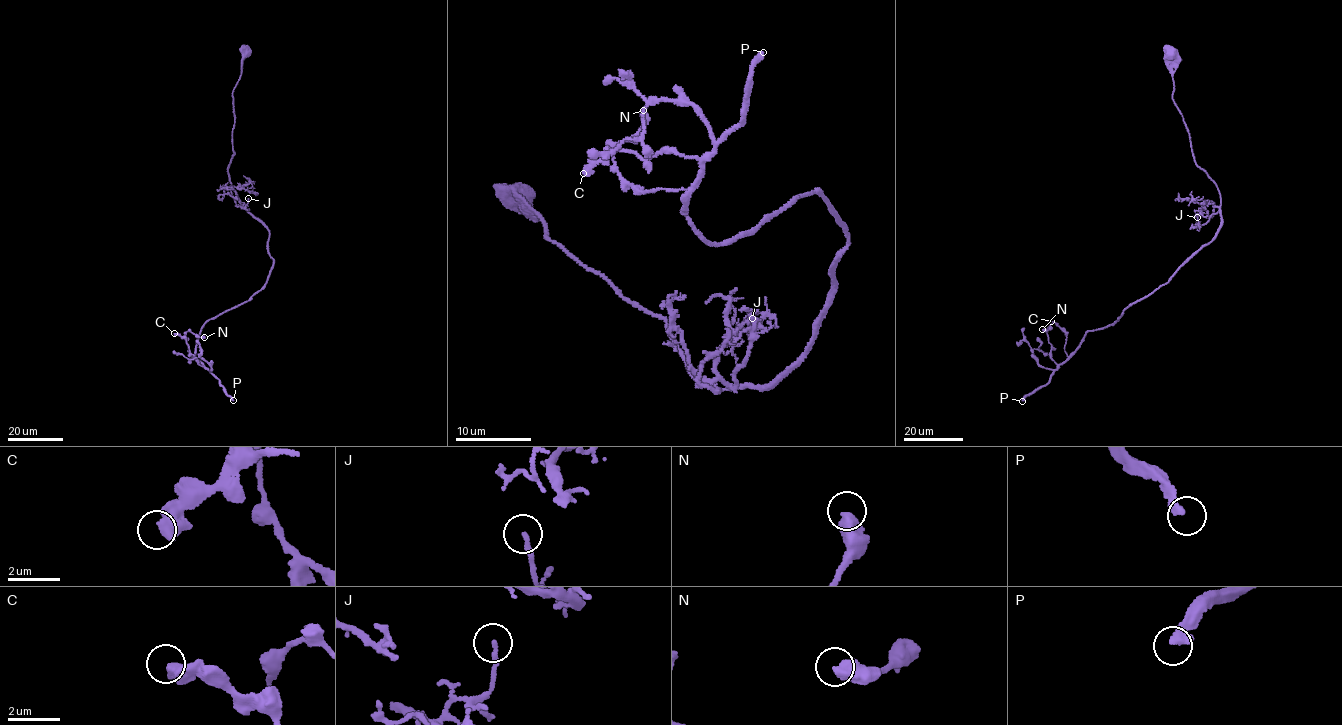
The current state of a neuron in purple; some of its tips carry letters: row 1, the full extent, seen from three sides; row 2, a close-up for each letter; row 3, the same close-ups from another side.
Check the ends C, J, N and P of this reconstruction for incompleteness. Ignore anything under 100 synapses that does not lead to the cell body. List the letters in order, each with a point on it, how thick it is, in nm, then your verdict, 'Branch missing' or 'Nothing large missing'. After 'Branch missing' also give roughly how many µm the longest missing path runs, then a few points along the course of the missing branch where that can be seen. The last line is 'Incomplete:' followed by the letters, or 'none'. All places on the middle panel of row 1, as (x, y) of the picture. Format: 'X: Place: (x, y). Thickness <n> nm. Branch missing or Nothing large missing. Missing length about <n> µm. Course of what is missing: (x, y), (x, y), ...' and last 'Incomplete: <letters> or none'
C: Place: (583, 173). Thickness 600 nm. Nothing large missing
J: Place: (752, 318). Thickness 180 nm. Nothing large missing
N: Place: (643, 110). Thickness 500 nm. Nothing large missing
P: Place: (763, 52). Thickness 360 nm. Branch missing. Missing length about 40 µm. Course of what is missing: (763, 52), (795, 35), (815, 37), (827, 49), (825, 103), (851, 109), (866, 99), (868, 79), (852, 56)
Incomplete: P

